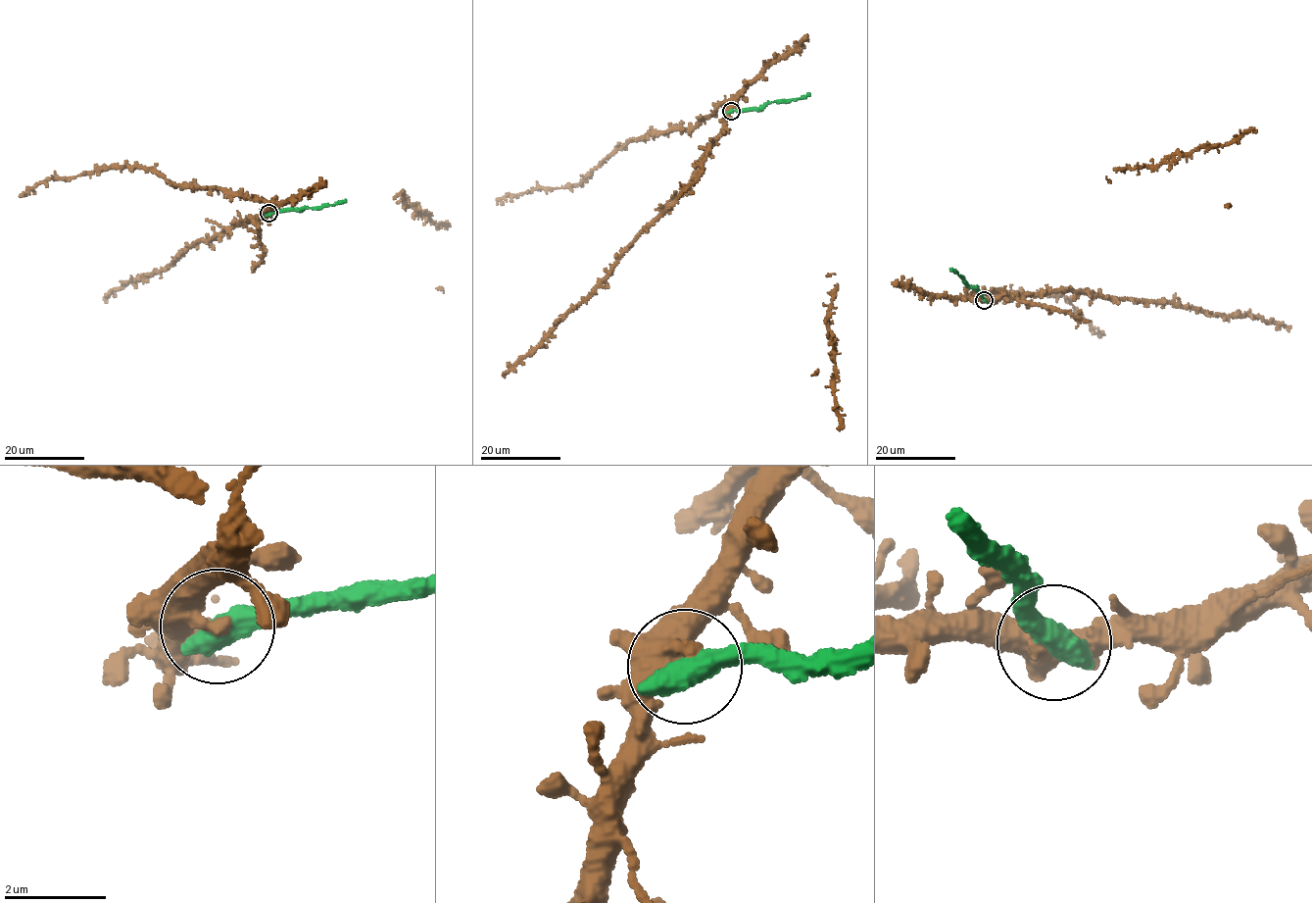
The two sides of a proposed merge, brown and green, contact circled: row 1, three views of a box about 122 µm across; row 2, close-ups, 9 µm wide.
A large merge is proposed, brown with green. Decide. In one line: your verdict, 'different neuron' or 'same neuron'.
different neuron

